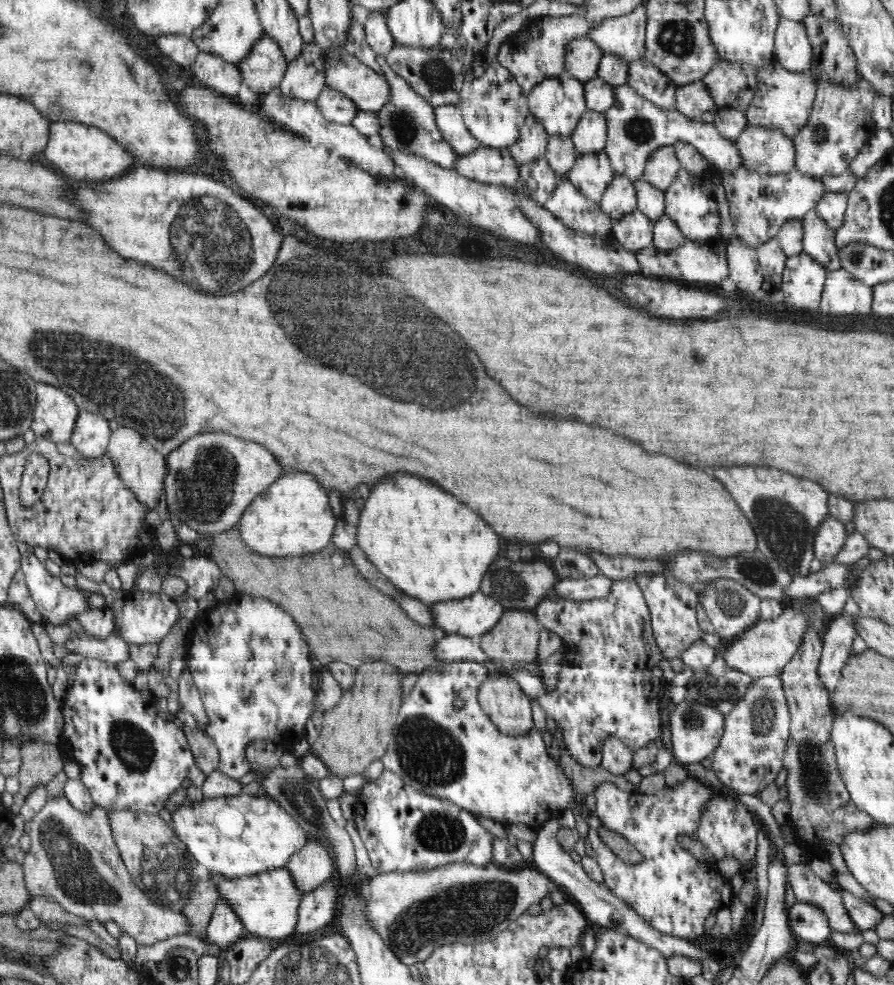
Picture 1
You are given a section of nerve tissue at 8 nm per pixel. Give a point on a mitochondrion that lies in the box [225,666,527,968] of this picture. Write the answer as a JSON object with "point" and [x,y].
{"point":[475,908]}

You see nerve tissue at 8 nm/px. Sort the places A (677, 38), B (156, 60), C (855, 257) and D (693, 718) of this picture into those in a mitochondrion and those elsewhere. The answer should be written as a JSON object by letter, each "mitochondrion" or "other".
{"A":"mitochondrion","B":"other","C":"mitochondrion","D":"mitochondrion"}

